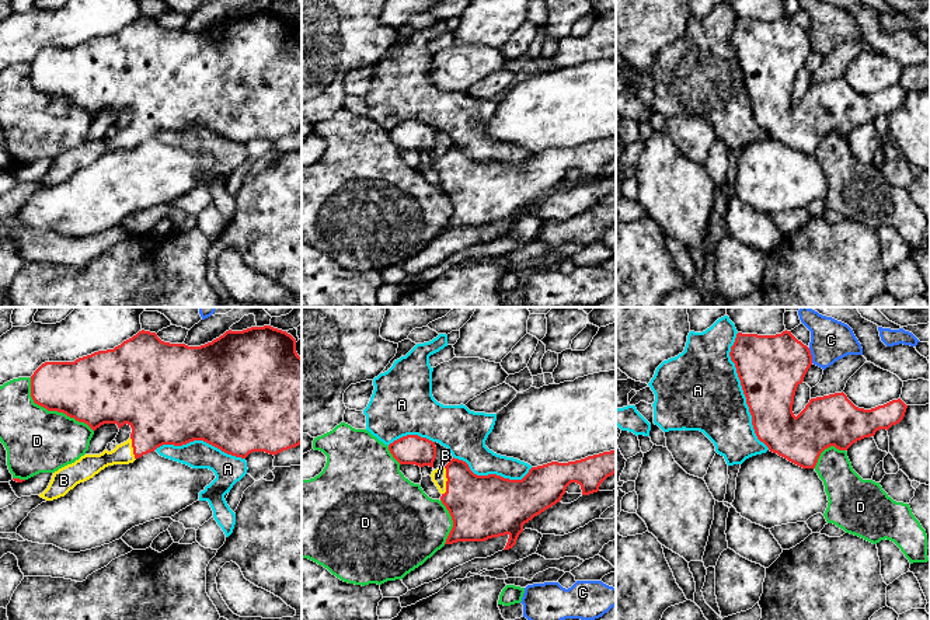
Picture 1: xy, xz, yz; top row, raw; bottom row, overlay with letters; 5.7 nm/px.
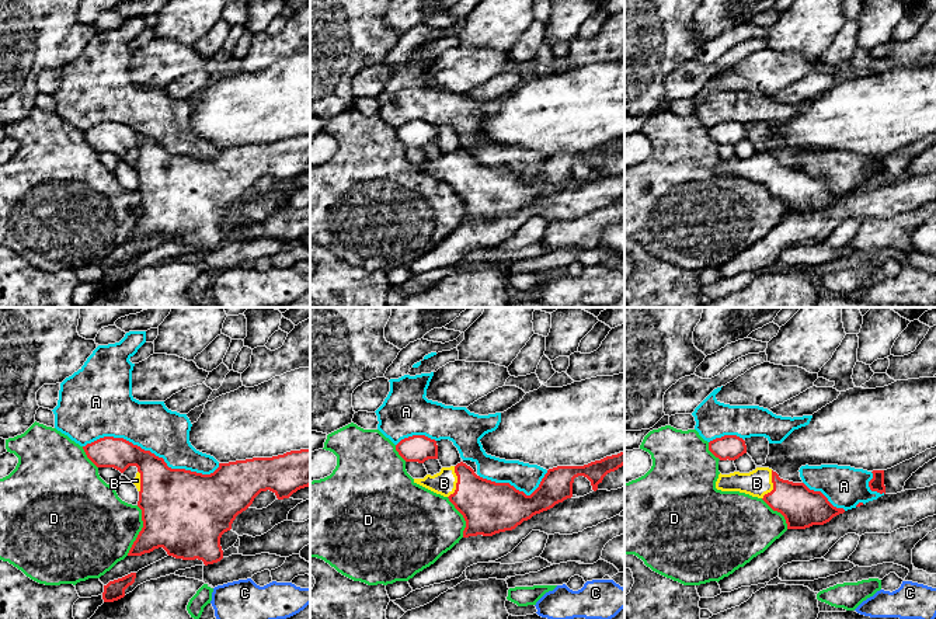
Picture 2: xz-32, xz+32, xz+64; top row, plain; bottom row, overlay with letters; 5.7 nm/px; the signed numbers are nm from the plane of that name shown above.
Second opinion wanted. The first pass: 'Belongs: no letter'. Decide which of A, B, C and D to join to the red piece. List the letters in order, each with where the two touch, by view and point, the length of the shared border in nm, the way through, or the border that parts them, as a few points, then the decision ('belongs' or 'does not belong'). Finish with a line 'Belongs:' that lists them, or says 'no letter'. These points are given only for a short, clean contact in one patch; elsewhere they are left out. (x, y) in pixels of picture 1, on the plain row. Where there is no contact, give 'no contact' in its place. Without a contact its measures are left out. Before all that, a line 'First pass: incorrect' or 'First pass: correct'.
First pass: incorrect
A: yz (744, 77) | 700 nm | does not belong
B: xz (446, 167) | 160 nm | across xz (481, 192), (453, 167), (446, 167), (438, 162) | belongs
C: yz (811, 41) | 90 nm | along yz (808, 34), (812, 48) | does not belong
D: xy (52, 96) | 480 nm | does not belong
Belongs: B

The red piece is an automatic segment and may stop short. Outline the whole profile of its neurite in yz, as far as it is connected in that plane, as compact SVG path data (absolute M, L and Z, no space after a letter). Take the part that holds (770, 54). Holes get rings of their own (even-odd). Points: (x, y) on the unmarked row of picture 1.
M787 15L776 21L738 18L729 42L735 49L757 125L770 137L802 154L815 154L821 139L830 132L847 136L857 126L874 122L880 115L888 116L903 105L908 94L901 84L871 95L858 94L842 77L811 84L795 102L794 81L812 50L812 41L809 34Z

